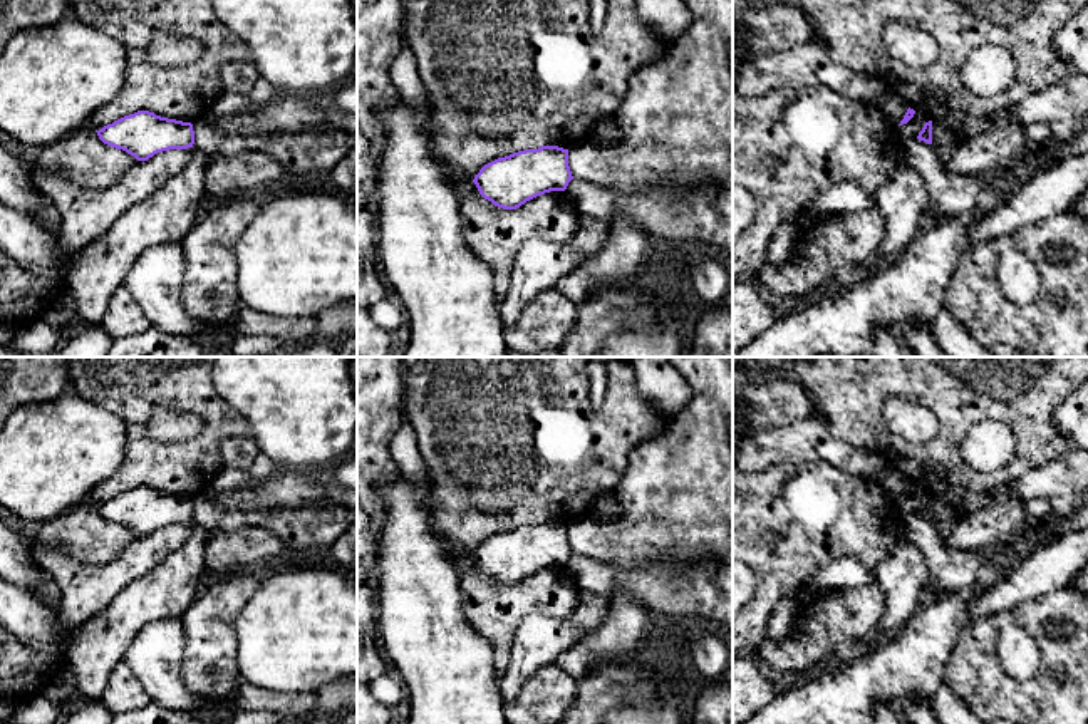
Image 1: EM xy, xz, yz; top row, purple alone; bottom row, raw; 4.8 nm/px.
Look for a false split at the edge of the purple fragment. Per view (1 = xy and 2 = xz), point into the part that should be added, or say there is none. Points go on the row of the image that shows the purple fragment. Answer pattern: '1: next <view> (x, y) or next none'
1: next none
2: next none

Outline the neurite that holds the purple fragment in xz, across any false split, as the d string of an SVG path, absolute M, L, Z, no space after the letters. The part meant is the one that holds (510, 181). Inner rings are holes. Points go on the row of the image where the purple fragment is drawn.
M541 146L484 164L473 183L495 206L516 209L545 193L565 191L572 179L568 149Z

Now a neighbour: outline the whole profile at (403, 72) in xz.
M407 44L394 55L389 77L404 102L417 106L427 99L426 87L417 74L416 57Z

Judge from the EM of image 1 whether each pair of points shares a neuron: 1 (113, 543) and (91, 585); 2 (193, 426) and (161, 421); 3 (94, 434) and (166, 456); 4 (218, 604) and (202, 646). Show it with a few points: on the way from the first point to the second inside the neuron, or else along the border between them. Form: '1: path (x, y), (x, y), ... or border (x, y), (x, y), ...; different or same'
1: border (134, 540), (104, 563), (81, 563), (66, 552); different
2: path (185, 426), (170, 426); same
3: border (108, 409), (126, 434), (126, 456), (108, 480); different
4: path (212, 614), (208, 636); same

